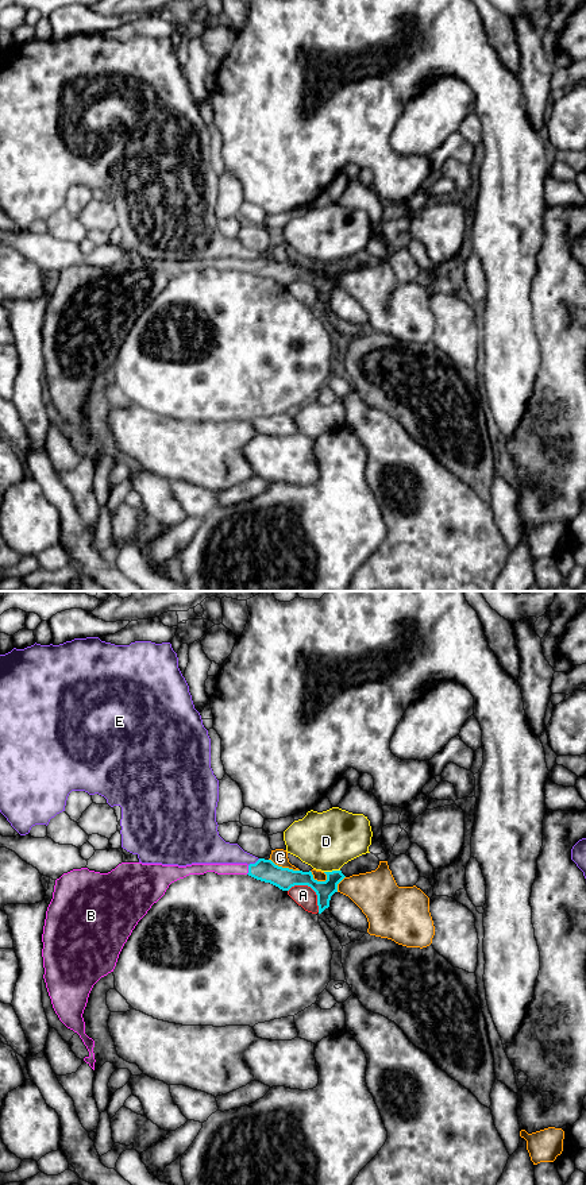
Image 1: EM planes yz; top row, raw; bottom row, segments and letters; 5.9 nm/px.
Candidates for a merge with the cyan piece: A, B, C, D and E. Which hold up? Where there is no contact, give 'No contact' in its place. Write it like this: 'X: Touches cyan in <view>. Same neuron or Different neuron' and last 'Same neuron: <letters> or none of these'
A: Touches cyan in yz. Different neuron
B: Touches cyan in yz. Same neuron
C: Touches cyan in yz. Different neuron
D: Touches cyan in yz. Different neuron
E: Touches cyan in yz. Different neuron
Same neuron: B

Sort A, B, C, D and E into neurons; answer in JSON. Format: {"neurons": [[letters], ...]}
{"neurons": [["A"], ["B"], ["C"], ["D"], ["E"]]}

